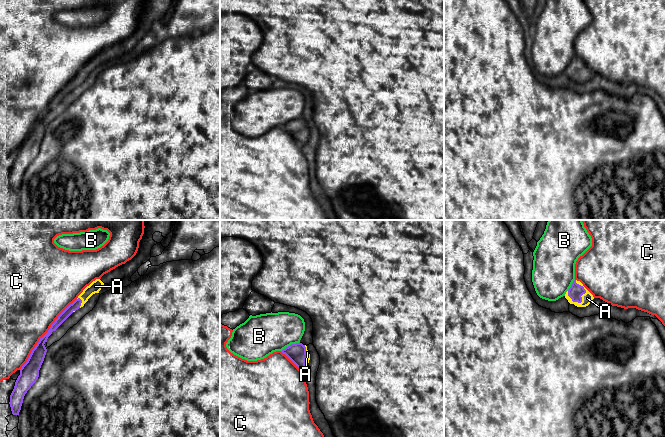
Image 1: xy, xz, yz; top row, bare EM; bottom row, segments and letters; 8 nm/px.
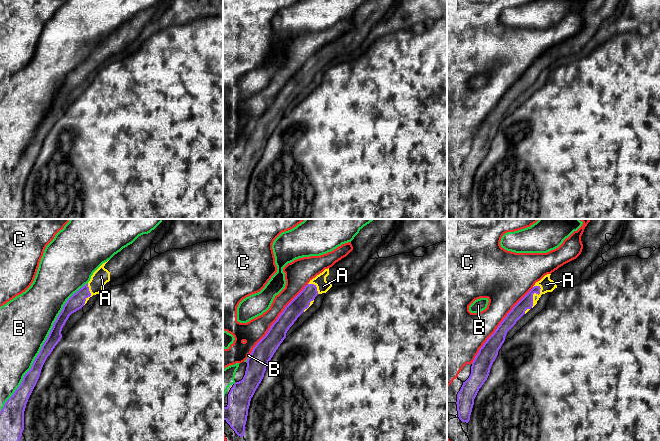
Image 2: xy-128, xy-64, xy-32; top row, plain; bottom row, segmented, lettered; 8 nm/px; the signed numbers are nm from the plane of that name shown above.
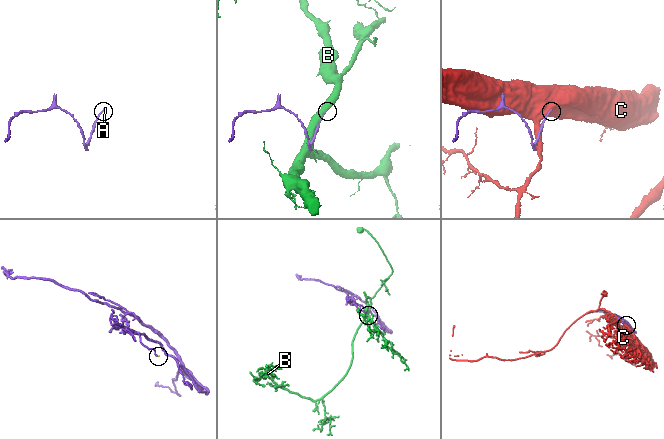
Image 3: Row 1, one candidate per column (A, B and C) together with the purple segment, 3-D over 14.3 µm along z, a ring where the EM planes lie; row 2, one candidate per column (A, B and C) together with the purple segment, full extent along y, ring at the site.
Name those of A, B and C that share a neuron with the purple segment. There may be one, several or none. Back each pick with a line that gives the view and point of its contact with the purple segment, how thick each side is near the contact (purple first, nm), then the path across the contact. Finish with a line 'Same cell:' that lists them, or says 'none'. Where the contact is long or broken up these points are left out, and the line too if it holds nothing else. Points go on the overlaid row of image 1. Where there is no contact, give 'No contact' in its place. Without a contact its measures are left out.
A: Touches purple at yz (585, 291). Thickness 120 nm (purple) against 90 nm. Path across: yz (575, 292), (585, 291), (587, 298)
Same cell: A

